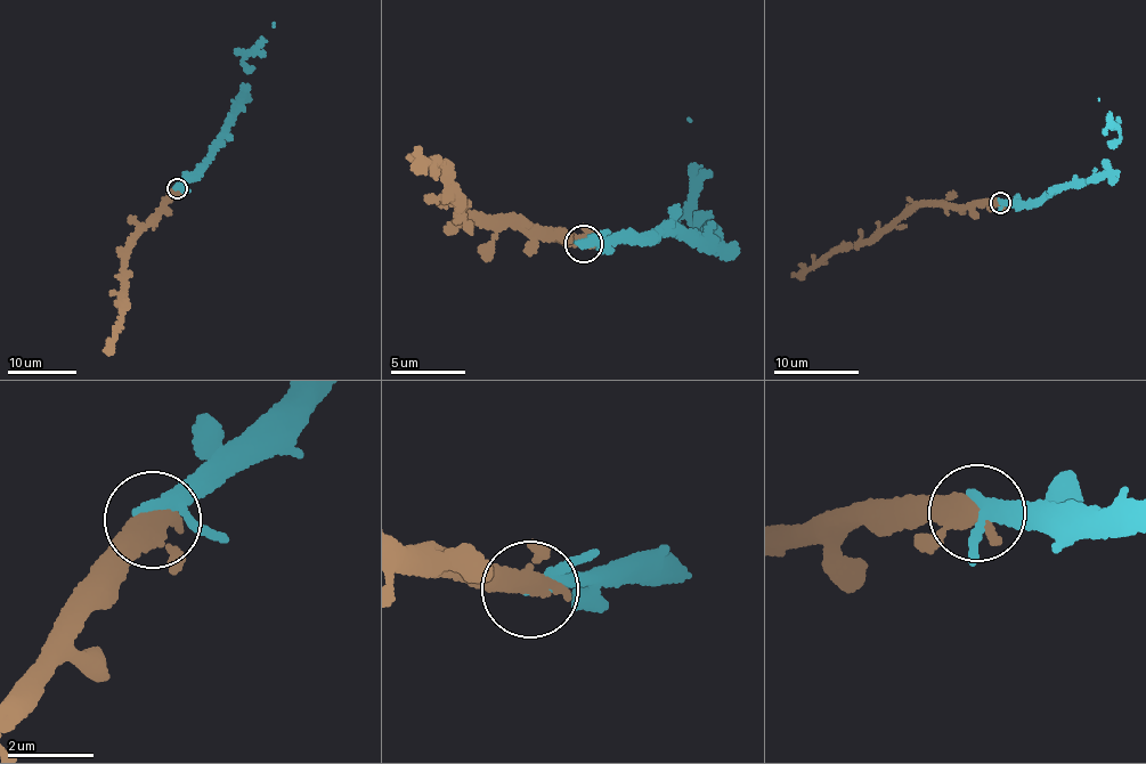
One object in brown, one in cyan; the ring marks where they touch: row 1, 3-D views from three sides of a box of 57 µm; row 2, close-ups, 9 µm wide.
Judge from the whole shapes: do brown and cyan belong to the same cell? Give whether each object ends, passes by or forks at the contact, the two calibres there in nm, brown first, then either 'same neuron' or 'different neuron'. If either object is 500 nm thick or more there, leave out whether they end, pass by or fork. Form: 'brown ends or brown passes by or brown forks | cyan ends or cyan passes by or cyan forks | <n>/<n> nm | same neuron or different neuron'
brown passes by | cyan passes by | 400/320 nm | same neuron

